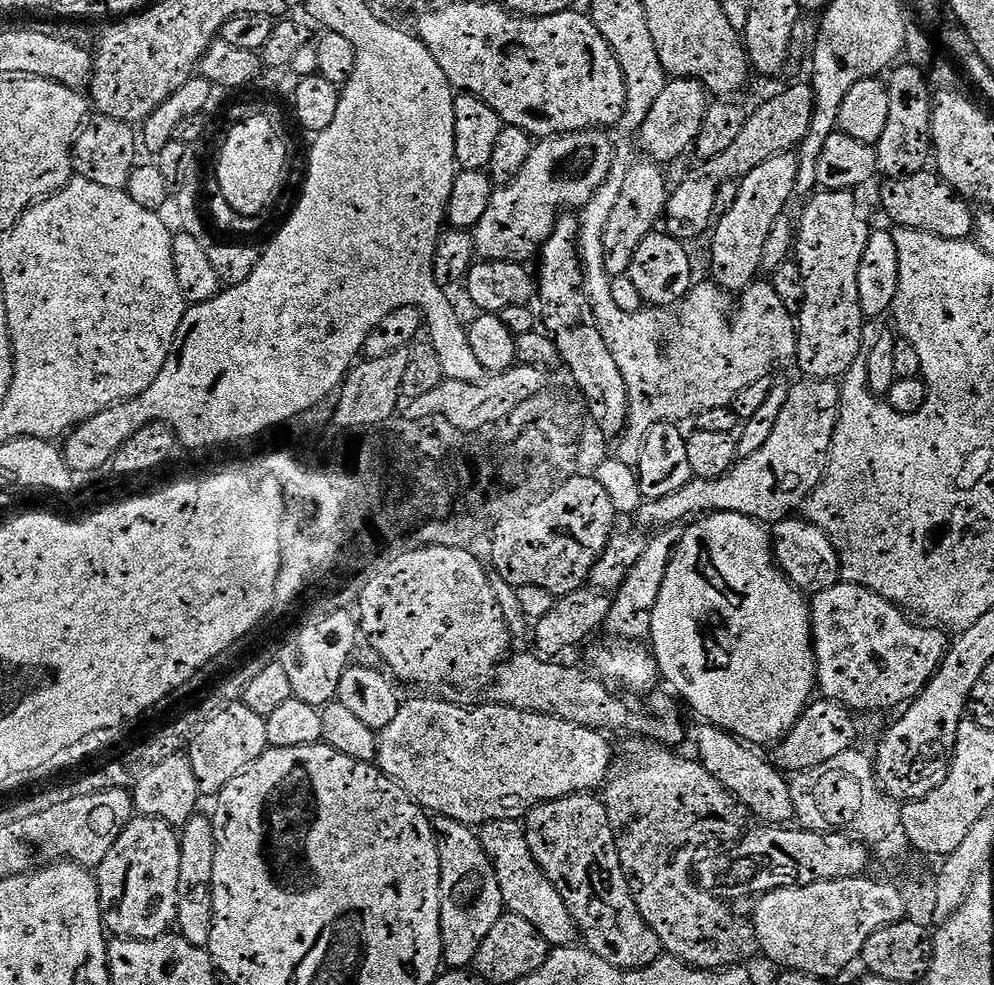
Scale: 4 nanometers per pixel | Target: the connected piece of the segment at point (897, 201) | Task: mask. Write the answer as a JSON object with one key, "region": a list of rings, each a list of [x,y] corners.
{"region":[[[925,170],[918,174],[898,176],[887,183],[880,192],[880,200],[893,225],[922,230],[951,240],[966,240],[975,233],[973,205],[957,194],[935,171]]]}

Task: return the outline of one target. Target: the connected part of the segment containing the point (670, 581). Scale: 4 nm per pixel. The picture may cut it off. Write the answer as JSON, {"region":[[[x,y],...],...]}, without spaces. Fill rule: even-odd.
{"region":[[[714,512],[689,523],[688,526],[688,529],[686,527],[683,529],[680,543],[677,544],[676,552],[666,570],[666,579],[662,582],[662,590],[658,594],[658,602],[652,615],[650,645],[652,644],[653,653],[651,652],[651,655],[654,657],[654,664],[660,667],[661,674],[668,679],[669,686],[673,688],[671,691],[685,705],[688,703],[704,719],[704,722],[731,732],[733,736],[752,746],[760,746],[756,744],[775,745],[777,740],[782,739],[785,732],[796,725],[801,714],[807,710],[818,688],[816,651],[812,649],[812,609],[809,601],[806,599],[805,593],[797,590],[777,566],[772,551],[772,537],[769,529],[763,523],[740,513]]]}

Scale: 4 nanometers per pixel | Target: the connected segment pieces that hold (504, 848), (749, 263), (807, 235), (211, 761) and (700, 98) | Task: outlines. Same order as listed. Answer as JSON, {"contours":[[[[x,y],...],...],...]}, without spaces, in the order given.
{"contours":[[[[495,820],[483,825],[478,832],[482,847],[489,856],[501,887],[505,909],[513,916],[526,918],[552,948],[566,948],[578,940],[576,919],[570,914],[562,894],[550,882],[548,875],[538,866],[534,854],[528,848],[528,833],[519,820]]],[[[786,151],[779,156],[770,157],[768,161],[762,162],[757,169],[739,181],[739,190],[736,200],[731,209],[725,211],[723,215],[715,221],[711,229],[712,236],[712,276],[716,279],[715,283],[726,289],[726,291],[739,294],[745,288],[749,288],[757,279],[756,275],[761,275],[764,263],[764,247],[774,230],[774,226],[785,215],[784,207],[788,204],[792,192],[797,191],[796,179],[798,178],[799,155],[795,151]]],[[[817,191],[805,206],[800,224],[798,220],[794,252],[804,272],[805,302],[798,311],[794,353],[803,375],[813,380],[839,381],[850,366],[858,363],[866,348],[866,317],[858,302],[858,268],[870,226],[864,221],[854,197],[852,192]]],[[[243,702],[229,703],[213,711],[211,718],[196,731],[186,749],[190,766],[194,766],[194,778],[198,778],[201,797],[215,797],[227,784],[234,782],[238,774],[262,758],[268,749],[265,716],[254,714],[254,710]]],[[[669,79],[662,94],[646,115],[645,124],[641,126],[638,135],[639,147],[643,151],[645,148],[655,163],[668,166],[671,160],[678,159],[687,148],[689,150],[695,145],[709,105],[710,93],[699,80]]]]}

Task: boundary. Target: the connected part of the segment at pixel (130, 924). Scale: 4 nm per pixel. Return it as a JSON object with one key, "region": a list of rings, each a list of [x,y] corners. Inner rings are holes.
{"region":[[[149,816],[133,817],[109,853],[96,866],[100,908],[104,912],[104,925],[107,931],[114,931],[117,937],[123,939],[153,940],[167,935],[173,929],[177,923],[178,912],[180,850],[179,835],[173,825]]]}

